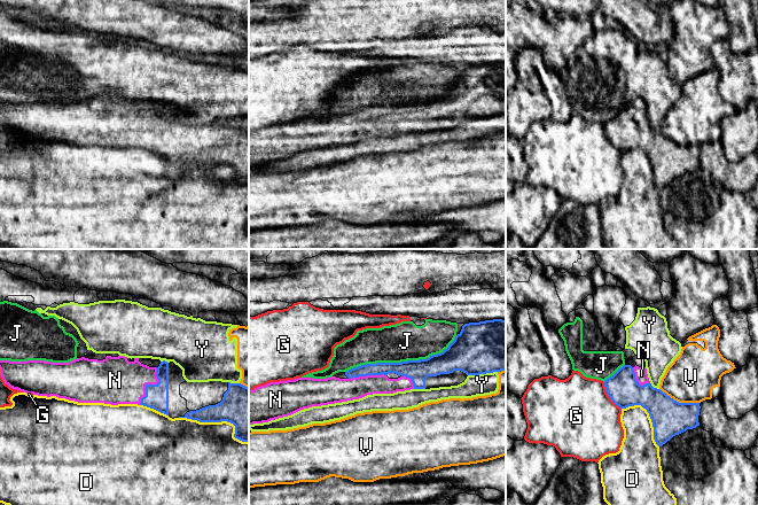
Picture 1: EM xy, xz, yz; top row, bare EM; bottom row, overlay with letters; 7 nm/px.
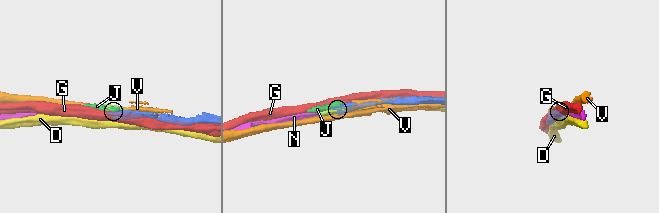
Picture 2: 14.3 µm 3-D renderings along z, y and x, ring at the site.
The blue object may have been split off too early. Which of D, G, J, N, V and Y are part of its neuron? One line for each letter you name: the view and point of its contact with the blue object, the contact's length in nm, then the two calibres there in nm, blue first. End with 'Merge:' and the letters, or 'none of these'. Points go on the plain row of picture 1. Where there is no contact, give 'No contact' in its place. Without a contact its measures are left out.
N: Touches blue at xy (149, 127). Shared border 300 nm. Thickness 160 nm (blue) against 340 nm
Merge: N

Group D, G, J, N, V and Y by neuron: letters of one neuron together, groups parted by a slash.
D / G / J Y / N / V

